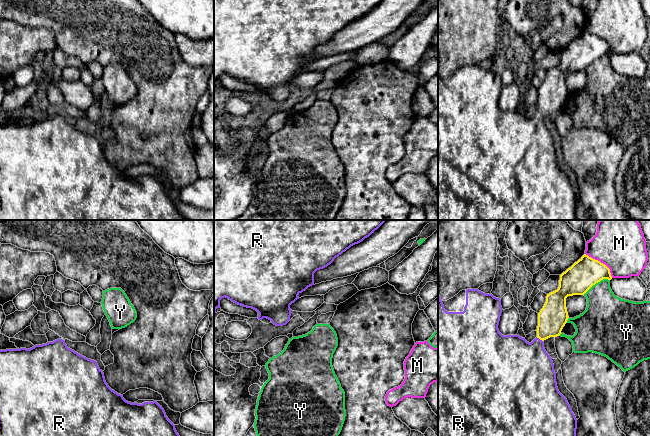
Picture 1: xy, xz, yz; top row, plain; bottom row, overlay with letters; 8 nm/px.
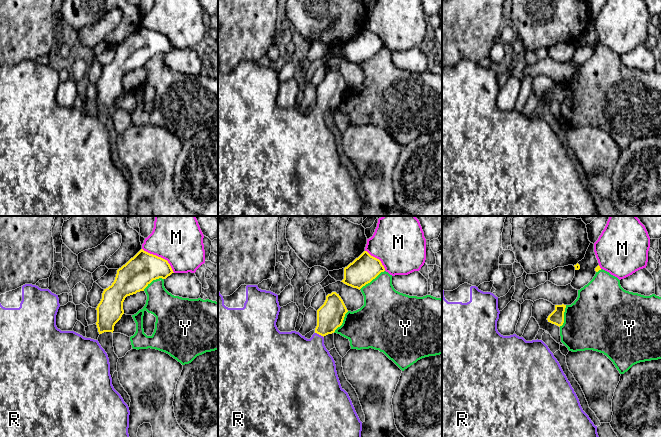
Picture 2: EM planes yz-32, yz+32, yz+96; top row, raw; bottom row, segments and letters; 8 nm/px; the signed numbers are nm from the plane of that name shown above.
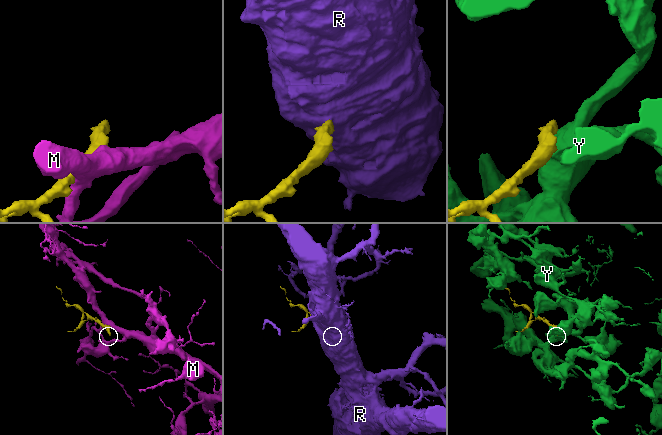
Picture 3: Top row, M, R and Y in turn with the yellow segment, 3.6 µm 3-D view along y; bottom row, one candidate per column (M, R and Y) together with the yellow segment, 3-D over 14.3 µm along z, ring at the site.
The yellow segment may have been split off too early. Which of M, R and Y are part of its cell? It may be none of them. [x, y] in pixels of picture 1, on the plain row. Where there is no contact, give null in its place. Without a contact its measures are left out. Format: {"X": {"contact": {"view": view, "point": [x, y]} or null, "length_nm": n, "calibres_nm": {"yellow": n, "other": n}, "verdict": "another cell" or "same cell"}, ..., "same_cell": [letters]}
{"M": {"contact": {"view": "yz", "point": [600, 38]}, "length_nm": 300, "calibres_nm": {"yellow": 240, "other": 380}, "verdict": "another cell"}, "R": {"contact": {"view": "yz", "point": [540, 115]}, "length_nm": 70, "calibres_nm": {"yellow": 220, "other": 400}, "verdict": "same cell"}, "Y": {"contact": {"view": "yz", "point": [596, 58]}, "length_nm": 240, "calibres_nm": {"yellow": 240, "other": 300}, "verdict": "another cell"}, "same_cell": ["R"]}

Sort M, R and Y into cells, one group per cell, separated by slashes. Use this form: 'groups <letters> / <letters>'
groups M / R / Y

